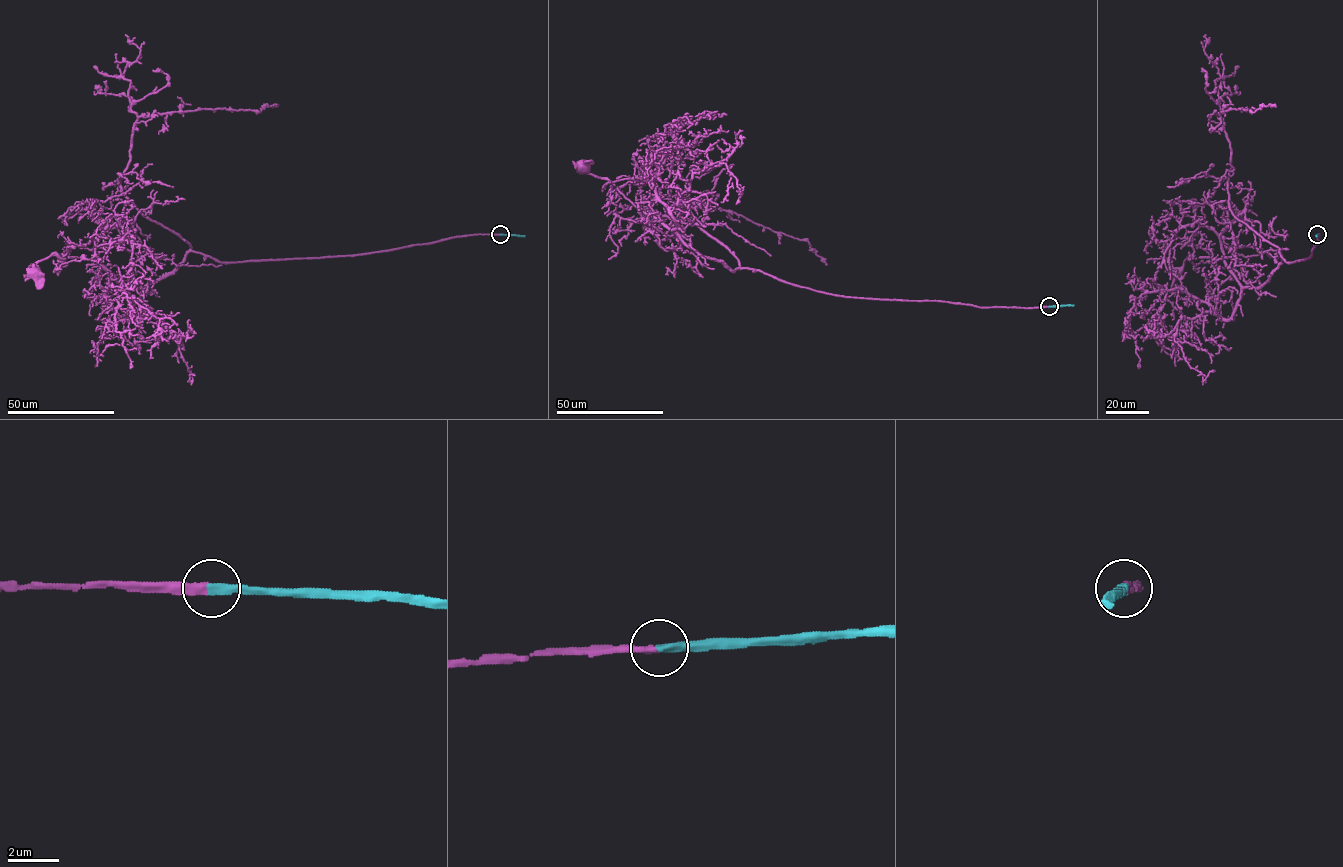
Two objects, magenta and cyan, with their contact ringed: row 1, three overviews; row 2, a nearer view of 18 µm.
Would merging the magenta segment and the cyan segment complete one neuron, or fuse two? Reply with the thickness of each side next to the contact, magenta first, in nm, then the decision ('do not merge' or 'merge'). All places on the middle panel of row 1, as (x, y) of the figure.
calibres 320 and 360 nm; merge

